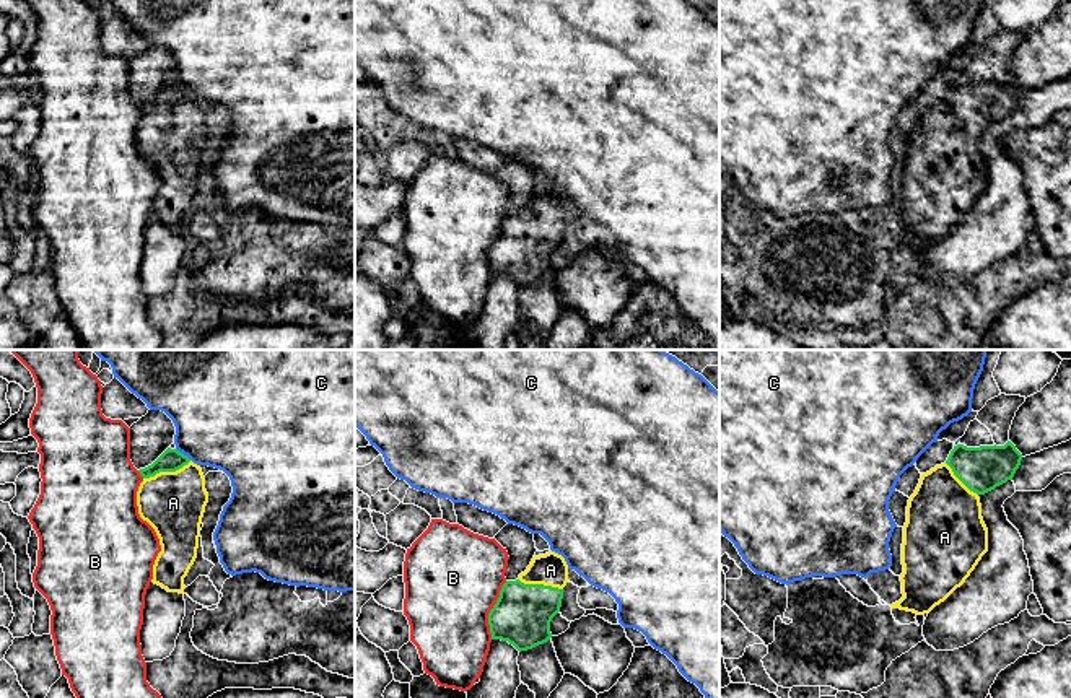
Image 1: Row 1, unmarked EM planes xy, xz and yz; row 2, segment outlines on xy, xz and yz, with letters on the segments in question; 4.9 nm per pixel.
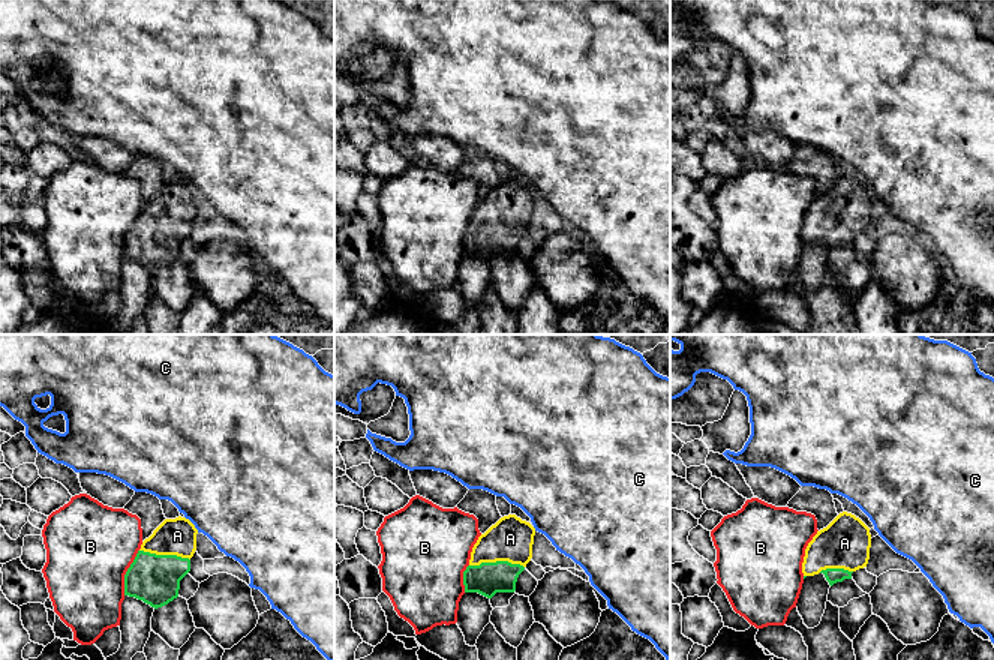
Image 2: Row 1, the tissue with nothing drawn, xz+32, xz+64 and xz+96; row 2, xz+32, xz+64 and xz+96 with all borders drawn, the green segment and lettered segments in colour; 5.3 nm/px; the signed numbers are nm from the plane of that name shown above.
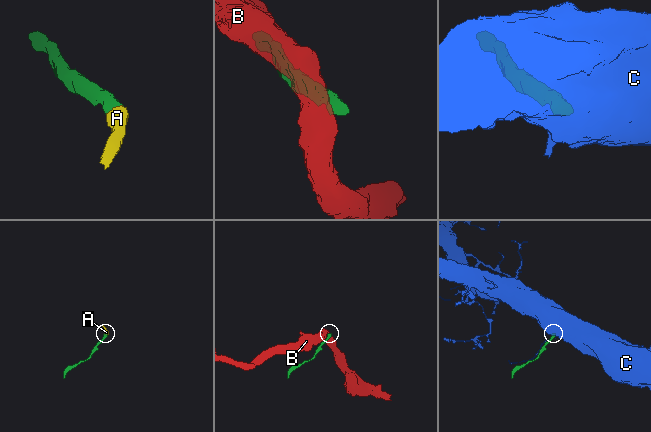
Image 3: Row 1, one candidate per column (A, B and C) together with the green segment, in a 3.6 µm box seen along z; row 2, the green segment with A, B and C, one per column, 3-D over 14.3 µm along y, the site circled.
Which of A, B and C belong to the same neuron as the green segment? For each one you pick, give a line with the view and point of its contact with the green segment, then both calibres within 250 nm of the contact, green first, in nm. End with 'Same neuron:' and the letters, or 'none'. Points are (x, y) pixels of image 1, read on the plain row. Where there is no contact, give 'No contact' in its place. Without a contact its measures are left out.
A: Touches green at xy (166, 106). Thickness 110 nm (green) against 320 nm
Same neuron: A

